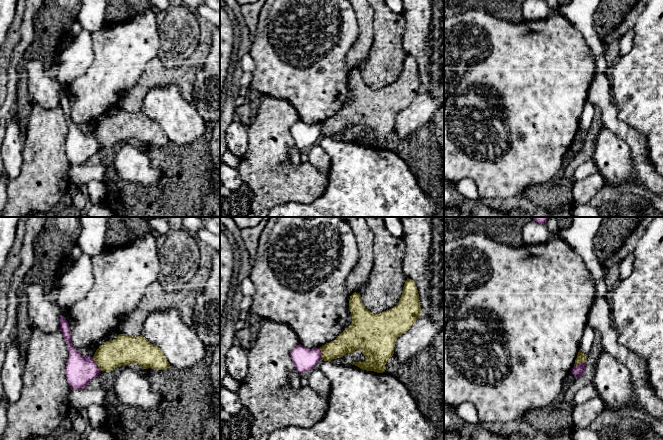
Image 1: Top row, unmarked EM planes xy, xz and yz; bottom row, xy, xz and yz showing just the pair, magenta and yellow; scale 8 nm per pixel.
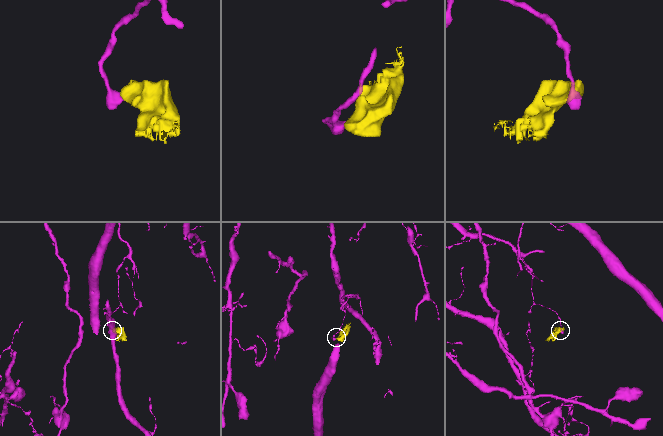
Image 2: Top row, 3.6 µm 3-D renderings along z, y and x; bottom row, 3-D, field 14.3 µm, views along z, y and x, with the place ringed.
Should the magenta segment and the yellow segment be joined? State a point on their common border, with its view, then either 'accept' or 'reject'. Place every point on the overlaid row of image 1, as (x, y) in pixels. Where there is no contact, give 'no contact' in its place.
xy (96, 364) | reject

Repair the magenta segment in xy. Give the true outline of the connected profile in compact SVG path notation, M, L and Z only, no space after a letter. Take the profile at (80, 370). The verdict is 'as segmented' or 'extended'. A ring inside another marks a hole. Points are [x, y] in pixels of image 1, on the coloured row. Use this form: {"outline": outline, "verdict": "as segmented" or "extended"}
{"outline": "M60 316L60 331L64 335L69 357L65 367L66 379L71 390L86 389L88 384L101 372L91 356L82 356L71 341L69 323L64 316Z", "verdict": "as segmented"}

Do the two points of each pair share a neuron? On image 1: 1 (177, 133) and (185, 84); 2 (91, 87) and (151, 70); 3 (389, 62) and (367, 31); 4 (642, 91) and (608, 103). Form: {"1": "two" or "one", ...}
{"1": "two", "2": "two", "3": "two", "4": "two"}

